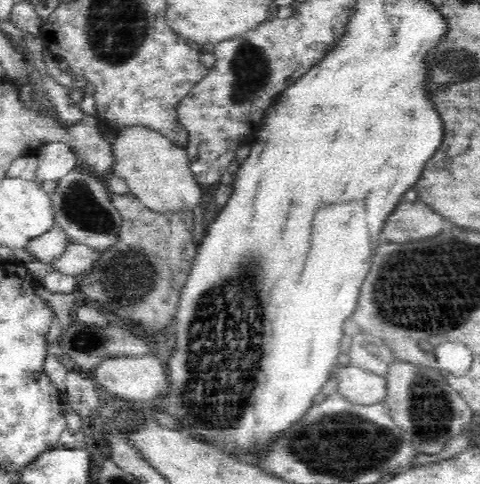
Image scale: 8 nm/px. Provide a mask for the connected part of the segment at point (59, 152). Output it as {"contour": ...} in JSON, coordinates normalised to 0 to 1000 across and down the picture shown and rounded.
{"contour":[[[96,295],[71,316],[79,324],[73,372],[83,380],[121,376],[169,339],[152,306],[131,295]]]}

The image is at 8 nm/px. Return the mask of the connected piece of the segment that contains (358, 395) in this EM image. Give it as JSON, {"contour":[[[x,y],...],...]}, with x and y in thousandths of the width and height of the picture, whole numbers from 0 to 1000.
{"contour":[[[725,752],[698,756],[688,773],[700,789],[700,810],[738,835],[783,835],[804,822],[806,785],[777,769]]]}

